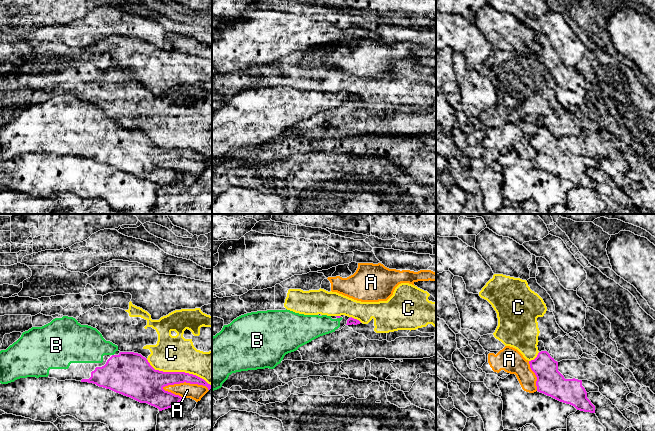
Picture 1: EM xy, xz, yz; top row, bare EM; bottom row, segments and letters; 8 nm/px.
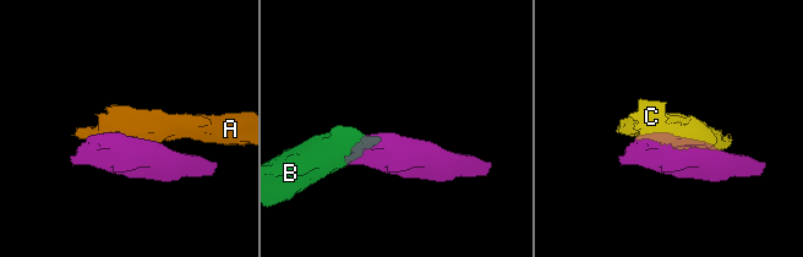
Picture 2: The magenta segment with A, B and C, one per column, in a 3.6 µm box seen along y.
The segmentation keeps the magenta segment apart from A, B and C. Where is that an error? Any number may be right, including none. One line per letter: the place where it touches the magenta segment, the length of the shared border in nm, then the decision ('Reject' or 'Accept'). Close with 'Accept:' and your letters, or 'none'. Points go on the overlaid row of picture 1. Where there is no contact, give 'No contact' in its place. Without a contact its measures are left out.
A: Touches magenta at xy (186, 382). Shared border 380 nm. Reject
B: Touches magenta at xz (338, 317). Shared border 40 nm. Accept
C: Touches magenta at xy (178, 372). Shared border 550 nm. Reject
Accept: B

